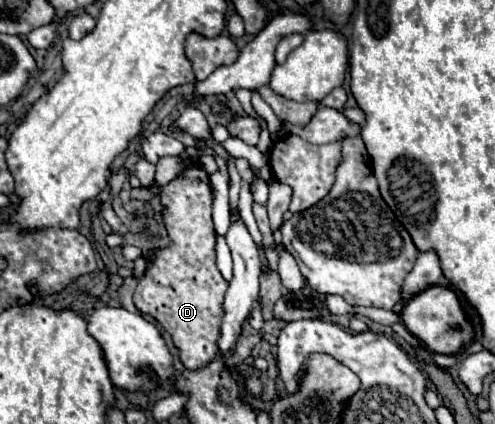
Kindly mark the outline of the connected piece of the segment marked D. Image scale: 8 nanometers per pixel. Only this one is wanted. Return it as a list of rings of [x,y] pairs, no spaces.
[[[188,162],[188,166],[160,190],[160,202],[164,206],[164,226],[172,240],[168,248],[154,248],[150,260],[146,260],[146,274],[138,282],[134,290],[134,304],[142,314],[156,318],[162,328],[172,336],[174,346],[180,350],[180,360],[186,368],[200,368],[216,354],[216,338],[220,336],[220,316],[222,316],[222,300],[228,288],[228,282],[216,268],[216,232],[212,224],[212,188],[208,172],[202,164]]]

